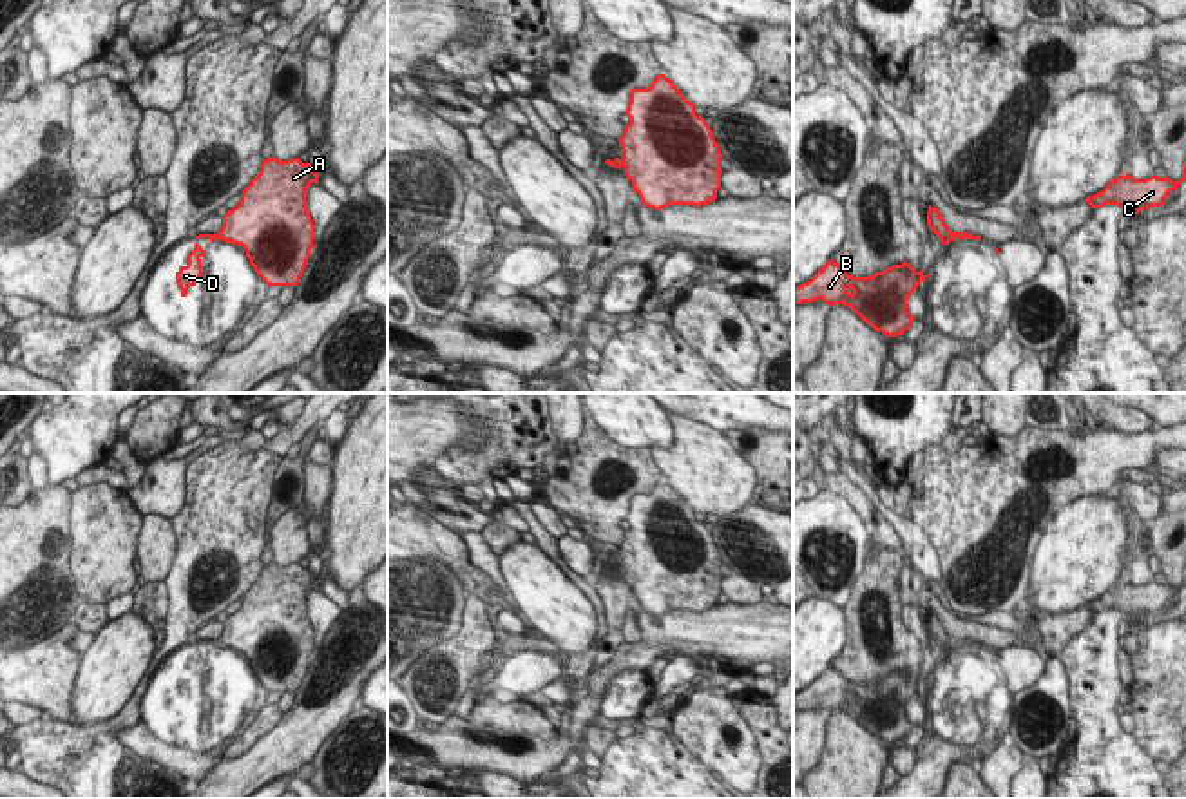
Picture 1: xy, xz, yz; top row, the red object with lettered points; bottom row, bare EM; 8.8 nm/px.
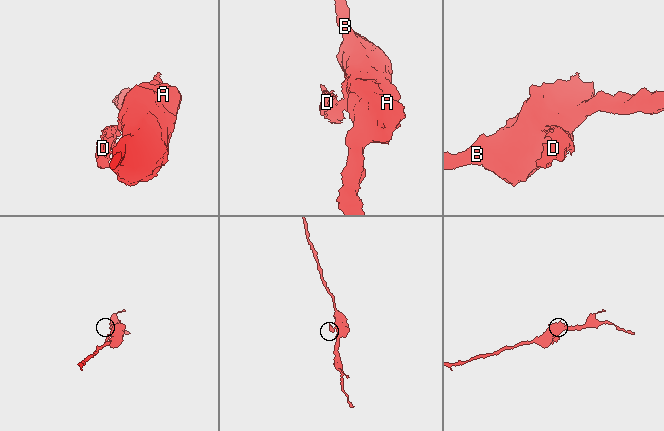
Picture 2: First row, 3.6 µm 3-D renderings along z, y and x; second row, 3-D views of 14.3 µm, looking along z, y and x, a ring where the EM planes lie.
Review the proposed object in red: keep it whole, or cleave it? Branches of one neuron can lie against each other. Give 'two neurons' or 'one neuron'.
two neurons

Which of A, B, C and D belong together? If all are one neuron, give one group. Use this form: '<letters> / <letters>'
A B C / D

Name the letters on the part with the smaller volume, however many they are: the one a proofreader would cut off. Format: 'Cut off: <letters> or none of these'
Cut off: D.

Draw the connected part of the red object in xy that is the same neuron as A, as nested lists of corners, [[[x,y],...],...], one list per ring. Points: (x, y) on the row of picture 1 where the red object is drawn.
[[[299,158],[263,159],[239,205],[223,216],[217,237],[243,246],[268,286],[301,283],[315,239],[306,201],[311,183],[319,172]]]

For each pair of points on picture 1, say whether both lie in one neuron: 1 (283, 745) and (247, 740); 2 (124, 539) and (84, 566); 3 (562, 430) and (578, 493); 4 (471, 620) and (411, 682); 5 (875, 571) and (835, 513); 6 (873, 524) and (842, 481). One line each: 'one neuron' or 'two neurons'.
1: two neurons
2: one neuron
3: two neurons
4: one neuron
5: two neurons
6: one neuron

